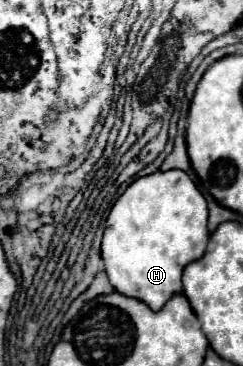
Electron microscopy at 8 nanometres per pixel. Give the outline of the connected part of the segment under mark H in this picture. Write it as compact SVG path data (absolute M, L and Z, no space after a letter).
M155 171L153 175L135 179L125 193L115 201L101 243L101 259L109 283L113 289L125 297L139 299L147 303L153 311L159 311L173 295L181 293L181 273L183 269L201 259L210 237L207 229L207 203L187 173L181 171Z

